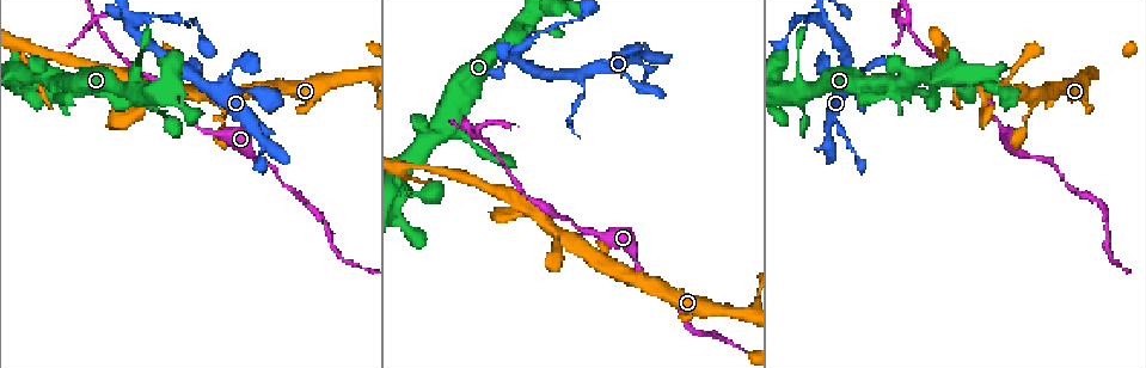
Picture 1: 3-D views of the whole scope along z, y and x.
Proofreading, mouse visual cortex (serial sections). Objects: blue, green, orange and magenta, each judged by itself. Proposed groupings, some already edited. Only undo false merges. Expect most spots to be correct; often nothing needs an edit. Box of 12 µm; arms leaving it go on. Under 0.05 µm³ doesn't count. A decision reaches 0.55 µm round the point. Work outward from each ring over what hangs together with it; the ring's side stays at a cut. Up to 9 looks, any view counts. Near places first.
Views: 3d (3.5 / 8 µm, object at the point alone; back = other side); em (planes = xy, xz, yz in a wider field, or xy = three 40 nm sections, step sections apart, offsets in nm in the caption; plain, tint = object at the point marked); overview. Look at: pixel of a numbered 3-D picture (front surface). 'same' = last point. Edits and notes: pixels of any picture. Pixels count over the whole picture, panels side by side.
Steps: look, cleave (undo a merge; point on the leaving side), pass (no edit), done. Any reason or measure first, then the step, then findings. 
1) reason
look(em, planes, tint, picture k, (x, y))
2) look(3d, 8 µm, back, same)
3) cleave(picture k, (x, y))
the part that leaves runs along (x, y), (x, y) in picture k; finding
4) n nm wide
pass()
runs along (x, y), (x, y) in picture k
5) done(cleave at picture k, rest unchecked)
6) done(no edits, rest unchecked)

thin neck
look(3d, 3.5 µm, picture 1, (640, 57))

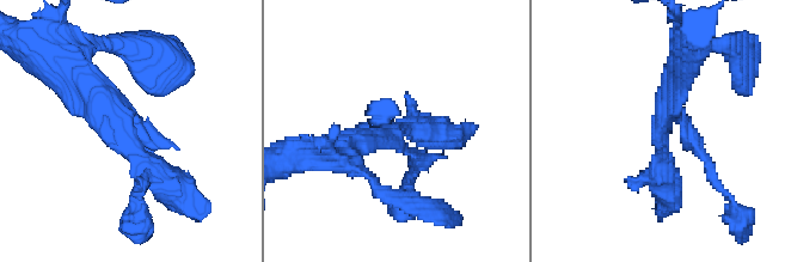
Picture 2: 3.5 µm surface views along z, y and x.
3 arms; arms of 150, 400, 400 nm; now the EM
look(em, xy, step 2, plain, picture 2, (129, 141))

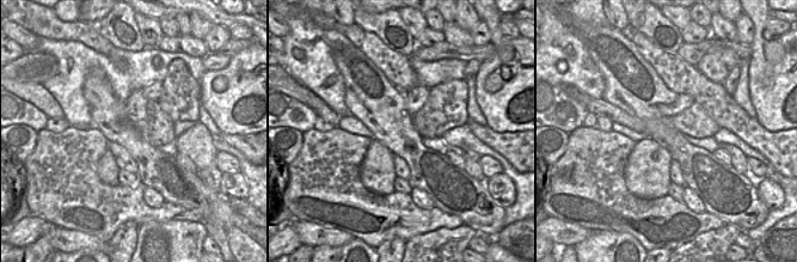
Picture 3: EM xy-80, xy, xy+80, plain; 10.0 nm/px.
with the object marked
look(em, xy, step 2, tint, same)

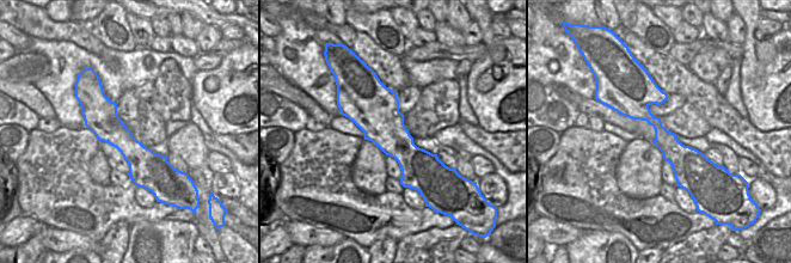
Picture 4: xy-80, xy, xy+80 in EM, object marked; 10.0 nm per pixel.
pass()
all the same cell

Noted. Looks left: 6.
look(3d, 3.5 µm, picture 1, (576, 73))

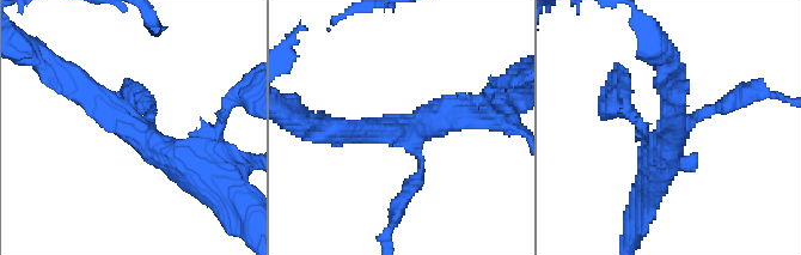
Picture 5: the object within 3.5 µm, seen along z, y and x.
need the tissue
look(em, xy, step 2, tint, picture 5, (674, 134))

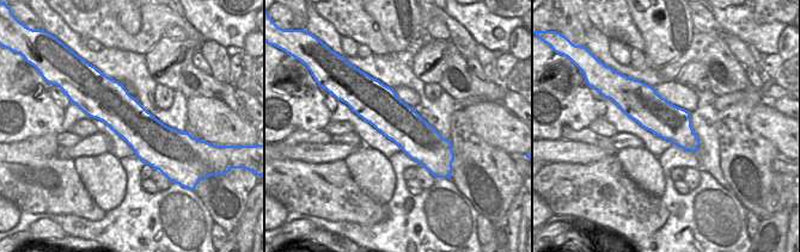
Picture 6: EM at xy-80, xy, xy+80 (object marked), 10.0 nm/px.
pass()
runs along (206, 169), (154, 147), (73, 82) in picture 5; all the same cell

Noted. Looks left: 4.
two arms in line, one across
look(3d, 3.5 µm, picture 1, (515, 53))

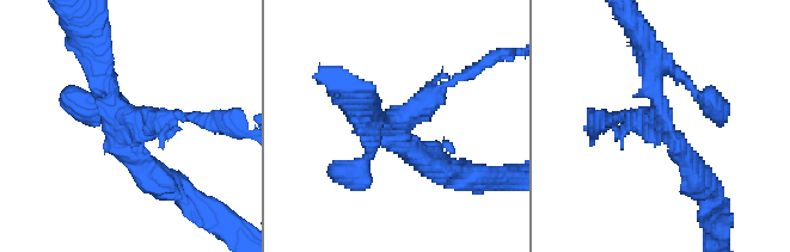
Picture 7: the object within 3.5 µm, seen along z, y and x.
3 arms; arms of 250, 300, 350 nm; now the EM
look(em, xy, step 5, tint, picture 7, (129, 129))

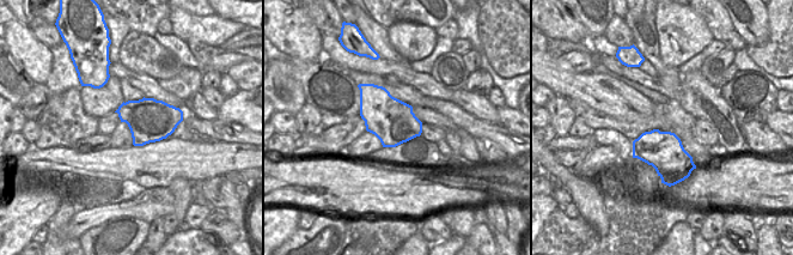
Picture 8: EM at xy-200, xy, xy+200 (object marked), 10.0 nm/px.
pass()
runs along (702, 186), (661, 127), (616, 116) in picture 7; one cell here

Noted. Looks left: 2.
four-way junction
look(3d, 3.5 µm, picture 1, (801, 101))

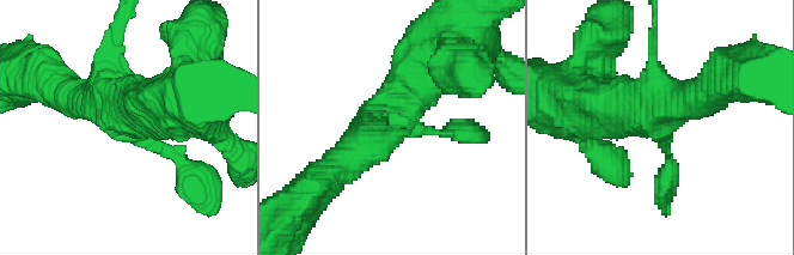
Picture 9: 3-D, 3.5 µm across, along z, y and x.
4 arms; arms of 150, 150, 500, 700 nm; need the tissue
look(em, xy, step 3, tint, picture 9, (660, 126))

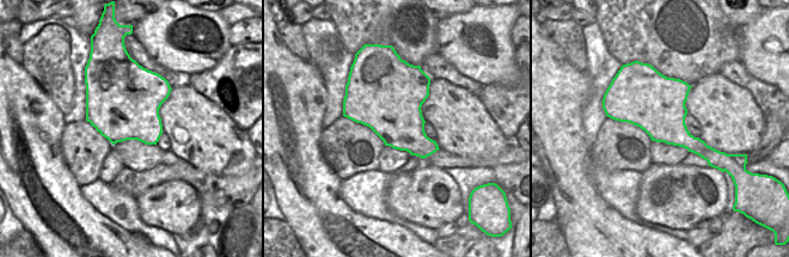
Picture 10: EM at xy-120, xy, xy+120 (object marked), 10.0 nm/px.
pass()
runs along (329, 176), (435, 62) in picture 9; all the same cell

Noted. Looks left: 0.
done(no edits, rest unchecked)

